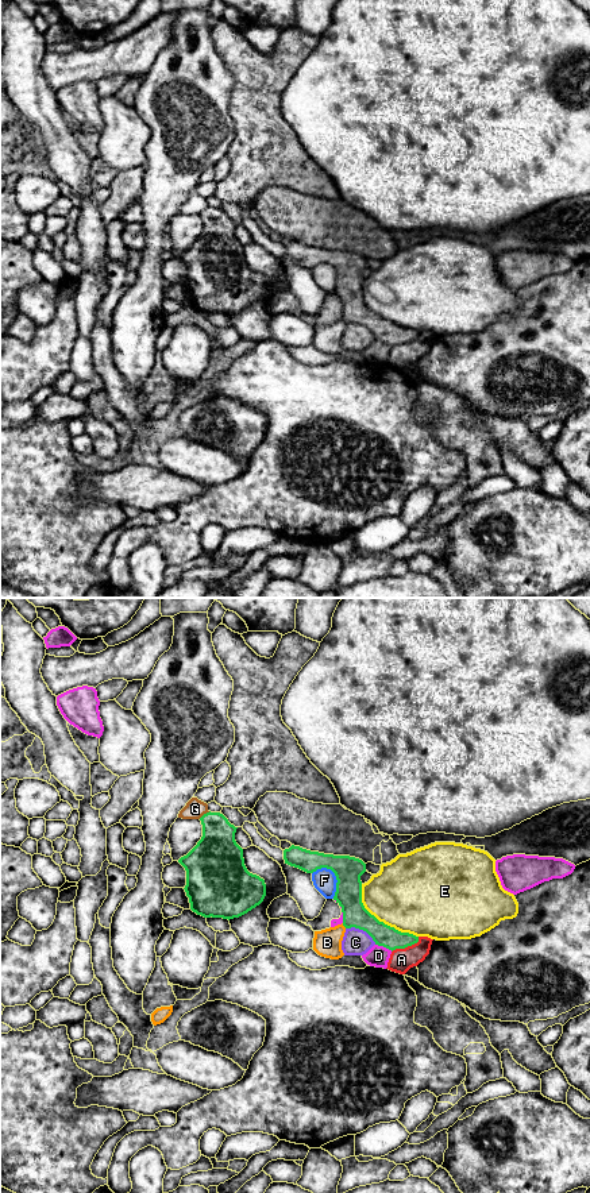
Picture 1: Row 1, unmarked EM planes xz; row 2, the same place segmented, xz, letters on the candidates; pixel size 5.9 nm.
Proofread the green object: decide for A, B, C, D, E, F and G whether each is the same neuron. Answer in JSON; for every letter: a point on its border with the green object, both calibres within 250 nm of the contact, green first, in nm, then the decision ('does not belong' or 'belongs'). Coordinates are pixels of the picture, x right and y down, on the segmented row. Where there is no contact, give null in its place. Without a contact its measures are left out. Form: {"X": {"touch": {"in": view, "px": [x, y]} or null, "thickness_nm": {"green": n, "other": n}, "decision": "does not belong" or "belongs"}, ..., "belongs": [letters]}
{"A": {"touch": {"in": "xz", "px": [407, 946]}, "thickness_nm": {"green": 130, "other": 140}, "decision": "does not belong"}, "B": {"touch": {"in": "xz", "px": [344, 926]}, "thickness_nm": {"green": 160, "other": 160}, "decision": "does not belong"}, "C": {"touch": {"in": "xz", "px": [362, 929]}, "thickness_nm": {"green": 160, "other": 160}, "decision": "does not belong"}, "D": {"touch": {"in": "xz", "px": [384, 946]}, "thickness_nm": {"green": 140, "other": 130}, "decision": "does not belong"}, "E": {"touch": {"in": "xz", "px": [378, 921]}, "thickness_nm": {"green": 160, "other": 460}, "decision": "does not belong"}, "F": {"touch": {"in": "xz", "px": [336, 877]}, "thickness_nm": {"green": 160, "other": 140}, "decision": "does not belong"}, "G": {"touch": {"in": "xz", "px": [204, 814]}, "thickness_nm": {"green": 260, "other": 120}, "decision": "does not belong"}, "belongs": []}

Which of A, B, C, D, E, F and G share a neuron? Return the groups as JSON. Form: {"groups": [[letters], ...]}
{"groups": [["A"], ["B"], ["C"], ["D"], ["E"], ["F"], ["G"]]}

